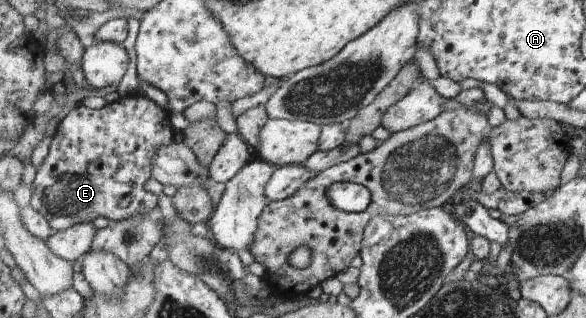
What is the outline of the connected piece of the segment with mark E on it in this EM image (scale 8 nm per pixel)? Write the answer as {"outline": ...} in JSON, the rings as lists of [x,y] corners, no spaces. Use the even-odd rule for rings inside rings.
{"outline":[[[140,90],[130,93],[103,109],[90,109],[78,103],[60,121],[41,169],[36,175],[29,176],[23,192],[24,200],[44,215],[54,232],[82,222],[94,222],[98,216],[104,216],[111,222],[126,220],[130,216],[148,214],[160,206],[159,196],[146,192],[144,184],[153,176],[152,158],[156,156],[158,148],[172,144],[176,129],[170,124],[170,111],[141,94],[143,92]]]}

